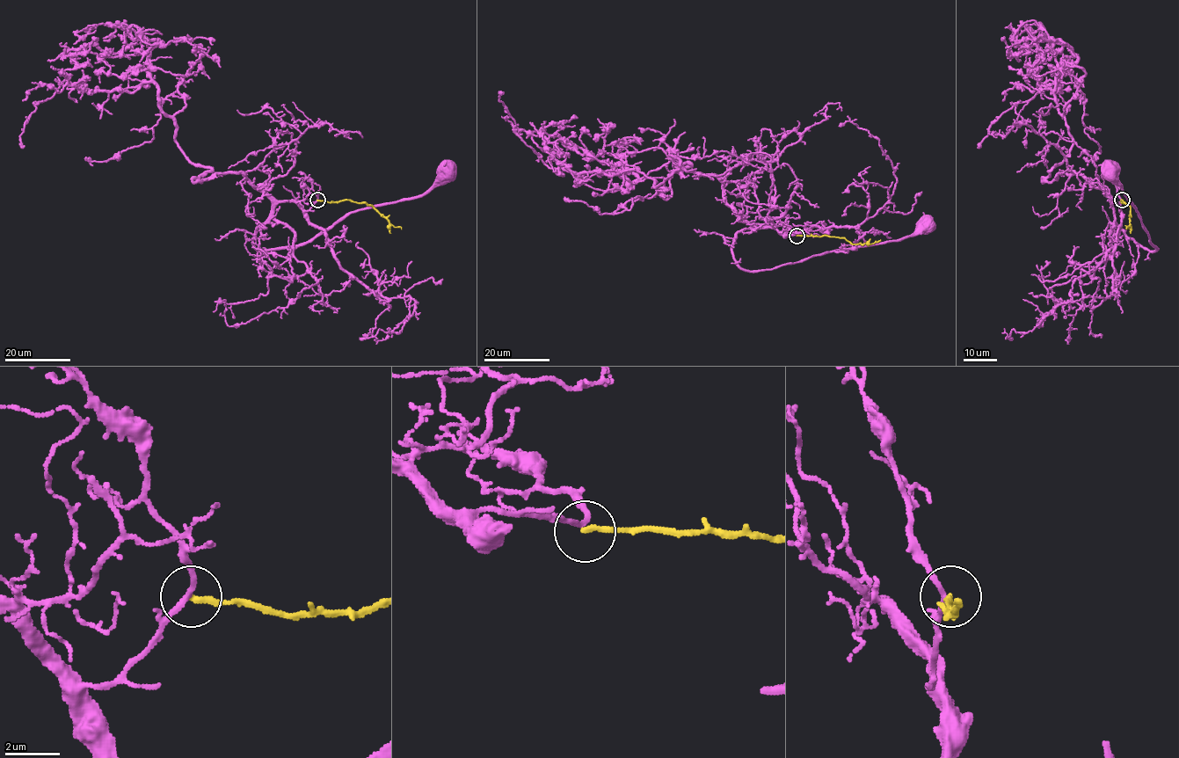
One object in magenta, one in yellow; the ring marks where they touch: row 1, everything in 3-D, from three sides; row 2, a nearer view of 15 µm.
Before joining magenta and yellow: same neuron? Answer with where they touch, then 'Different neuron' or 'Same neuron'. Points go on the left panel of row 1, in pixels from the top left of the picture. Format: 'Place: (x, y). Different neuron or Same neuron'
Place: (317, 200). Different neuron

